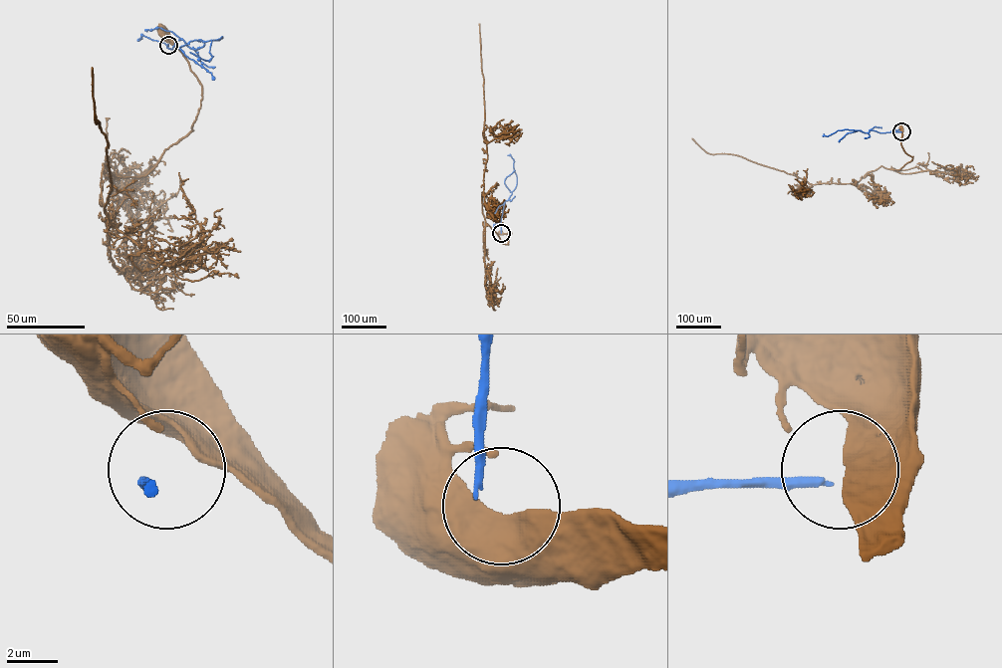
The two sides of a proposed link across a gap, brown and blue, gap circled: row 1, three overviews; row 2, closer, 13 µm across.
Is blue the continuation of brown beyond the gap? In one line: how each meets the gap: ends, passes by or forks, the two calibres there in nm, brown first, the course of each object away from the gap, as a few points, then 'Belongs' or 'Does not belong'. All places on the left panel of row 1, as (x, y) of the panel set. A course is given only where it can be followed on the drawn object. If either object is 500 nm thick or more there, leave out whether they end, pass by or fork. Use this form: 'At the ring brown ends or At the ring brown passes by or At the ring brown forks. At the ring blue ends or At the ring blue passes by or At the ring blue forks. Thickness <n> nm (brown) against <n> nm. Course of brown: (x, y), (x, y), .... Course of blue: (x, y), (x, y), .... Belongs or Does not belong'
Thickness 700 nm (brown) against 240 nm. Course of brown: (170, 44), (159, 30). Course of blue: (167, 45), (172, 49), (182, 39), (197, 49), (222, 37), (211, 41), (212, 57), (208, 60), (189, 52). Does not belong

